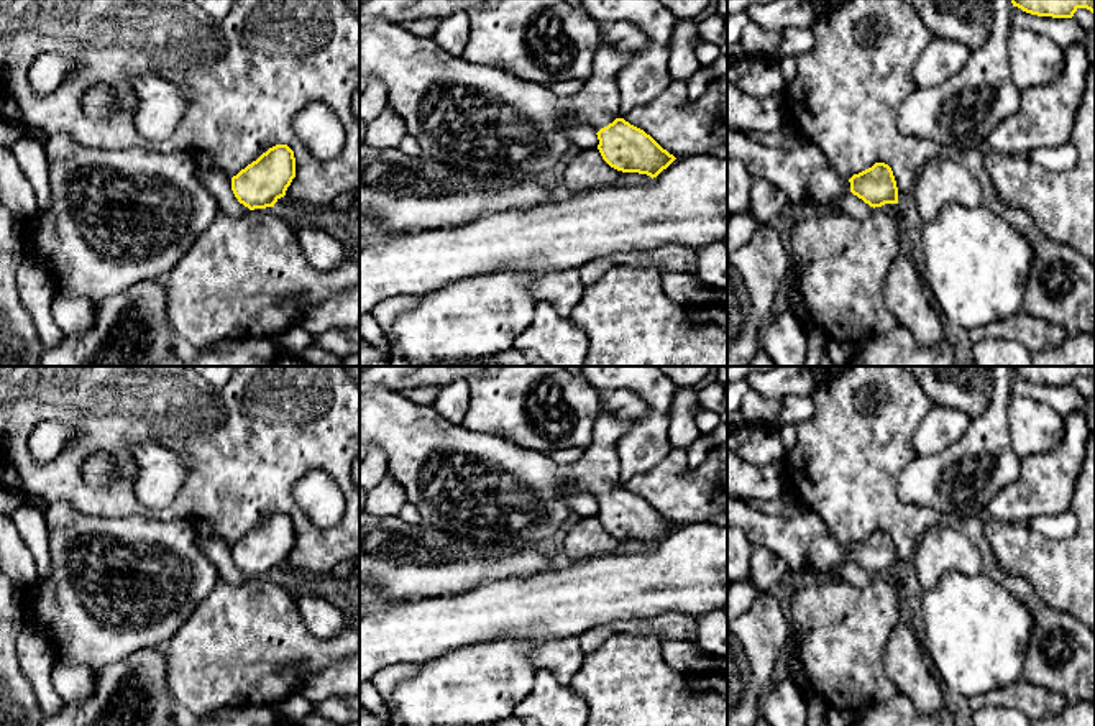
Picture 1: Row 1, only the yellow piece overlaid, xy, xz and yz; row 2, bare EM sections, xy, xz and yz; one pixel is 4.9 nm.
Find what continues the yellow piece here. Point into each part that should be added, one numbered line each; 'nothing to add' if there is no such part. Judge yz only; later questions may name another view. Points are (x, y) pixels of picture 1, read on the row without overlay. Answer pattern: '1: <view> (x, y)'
1: yz (805, 542)

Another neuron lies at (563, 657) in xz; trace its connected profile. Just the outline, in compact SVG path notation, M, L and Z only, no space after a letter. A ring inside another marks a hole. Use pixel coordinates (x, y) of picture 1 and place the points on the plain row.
M576 636L547 641L532 654L537 669L550 670L563 685L570 685L583 667L584 652Z

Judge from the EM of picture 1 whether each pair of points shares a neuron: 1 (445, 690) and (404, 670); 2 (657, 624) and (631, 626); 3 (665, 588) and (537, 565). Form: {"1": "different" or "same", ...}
{"1": "different", "2": "same", "3": "different"}

